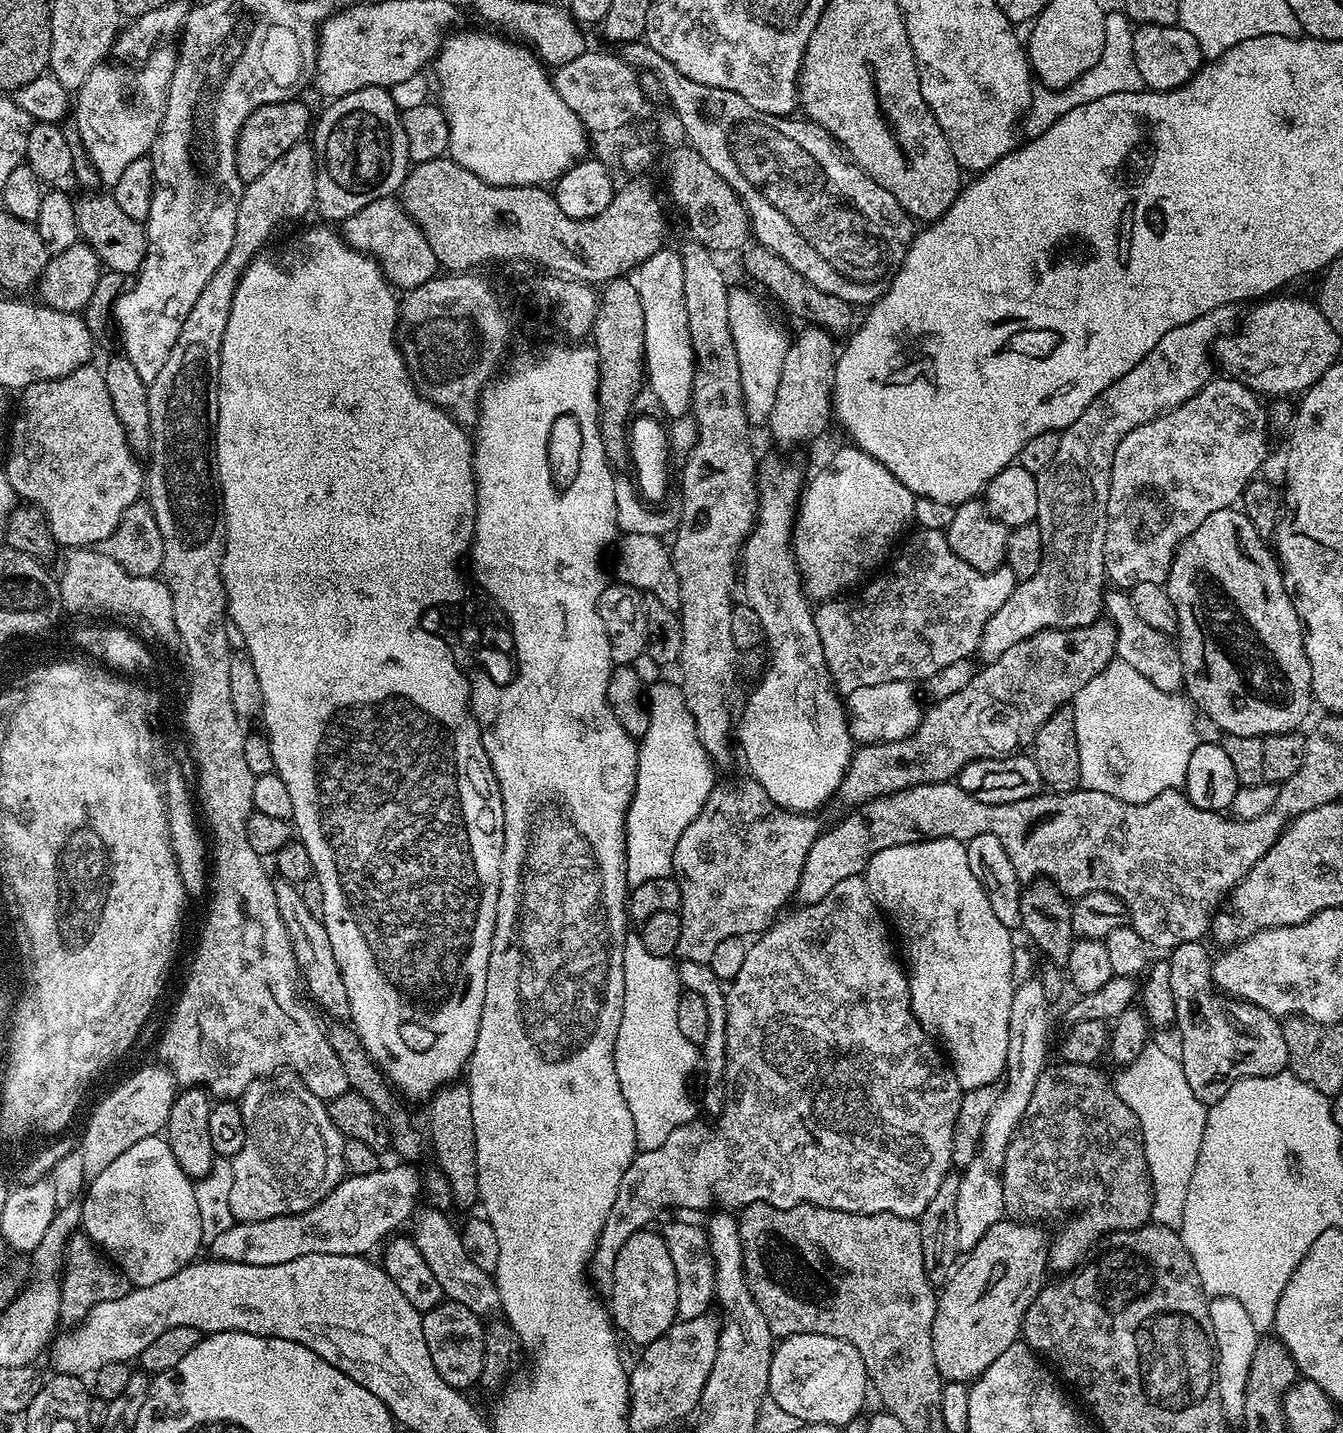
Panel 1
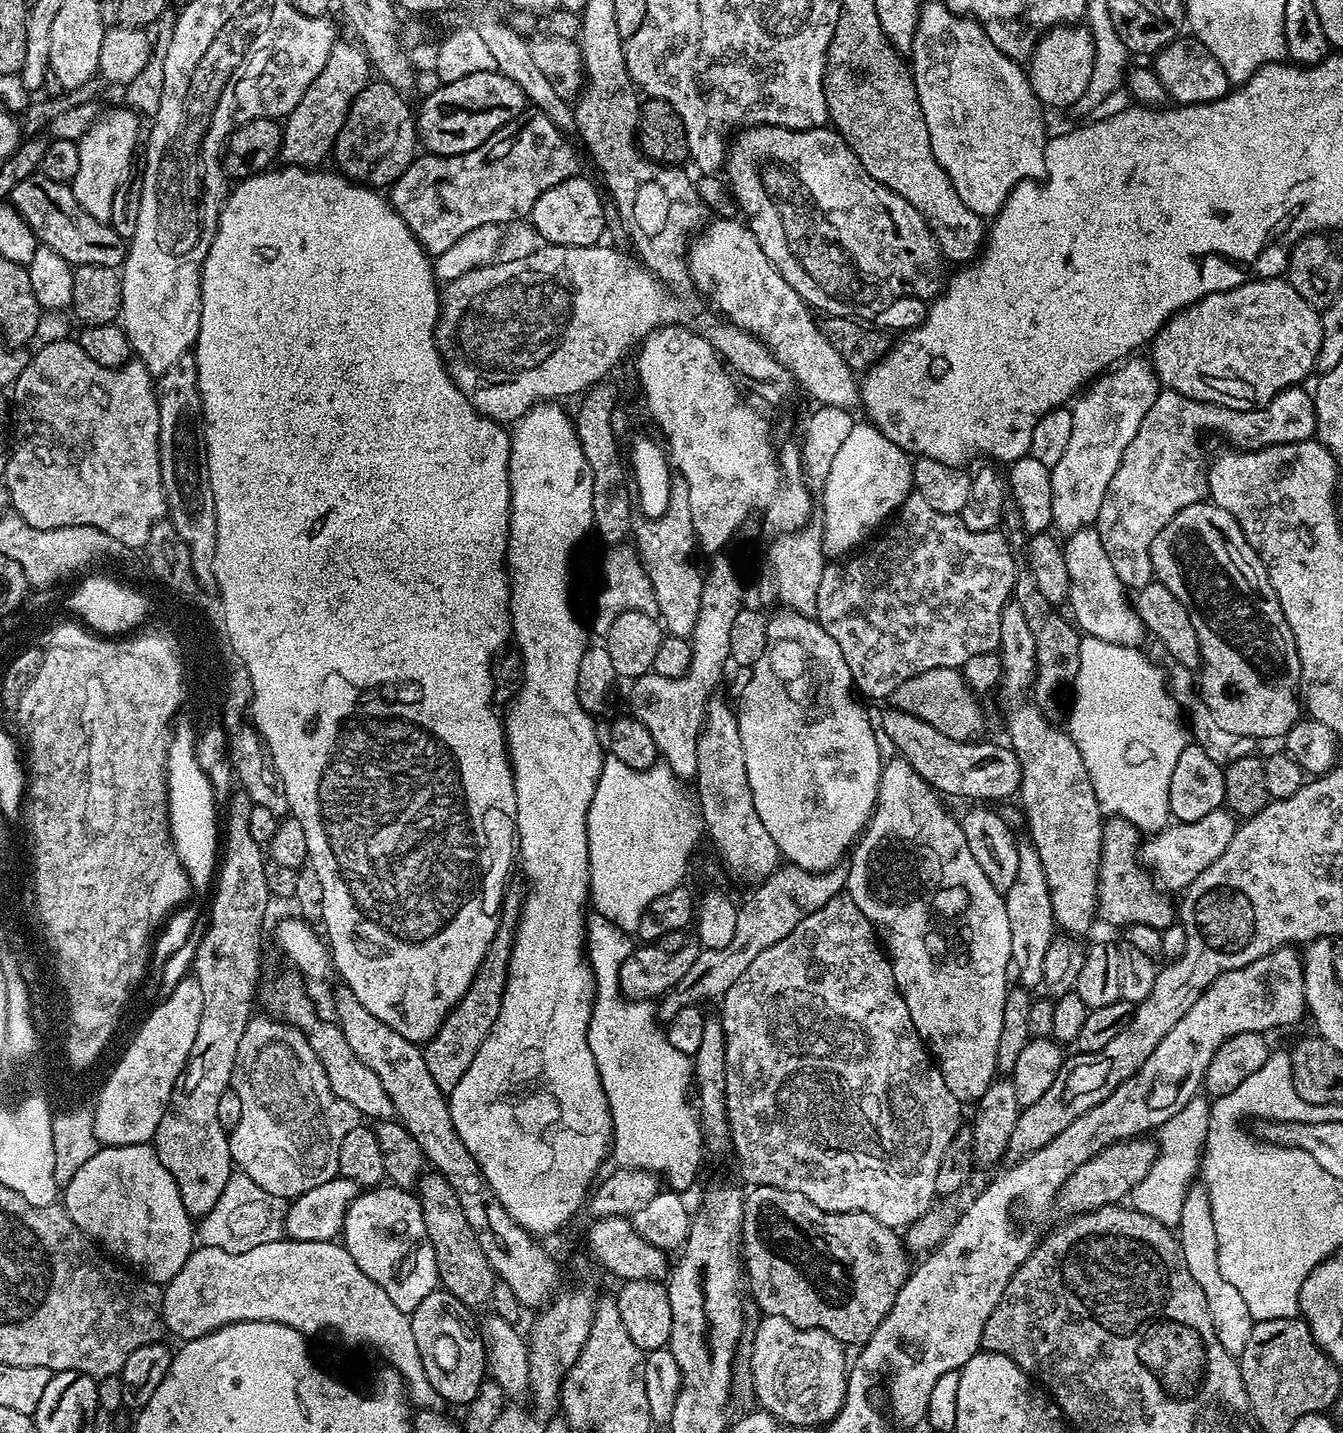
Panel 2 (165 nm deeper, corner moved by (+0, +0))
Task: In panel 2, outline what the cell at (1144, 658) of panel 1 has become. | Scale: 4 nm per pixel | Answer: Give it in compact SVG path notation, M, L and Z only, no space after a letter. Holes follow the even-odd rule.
M1095 526L1080 528L1077 532L1071 533L1063 541L1064 557L1066 558L1066 570L1070 574L1070 586L1068 587L1067 607L1072 607L1071 619L1076 628L1084 636L1102 638L1102 642L1114 642L1118 646L1127 648L1140 648L1143 645L1146 629L1140 616L1137 614L1133 601L1126 591L1123 580L1118 578L1118 573L1114 571L1114 565L1110 563L1110 557L1106 554L1106 546L1102 546L1102 538L1098 534Z

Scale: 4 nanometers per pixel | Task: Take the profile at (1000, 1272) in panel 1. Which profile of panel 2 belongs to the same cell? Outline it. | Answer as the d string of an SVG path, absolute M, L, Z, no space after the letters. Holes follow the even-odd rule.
M1133 1138L1120 1140L1104 1148L1094 1158L1090 1158L1064 1184L1058 1197L1058 1208L1068 1212L1064 1214L1079 1214L1093 1212L1095 1208L1104 1208L1108 1204L1120 1204L1131 1197L1134 1186L1150 1174L1150 1166L1156 1161L1156 1141L1152 1138Z

